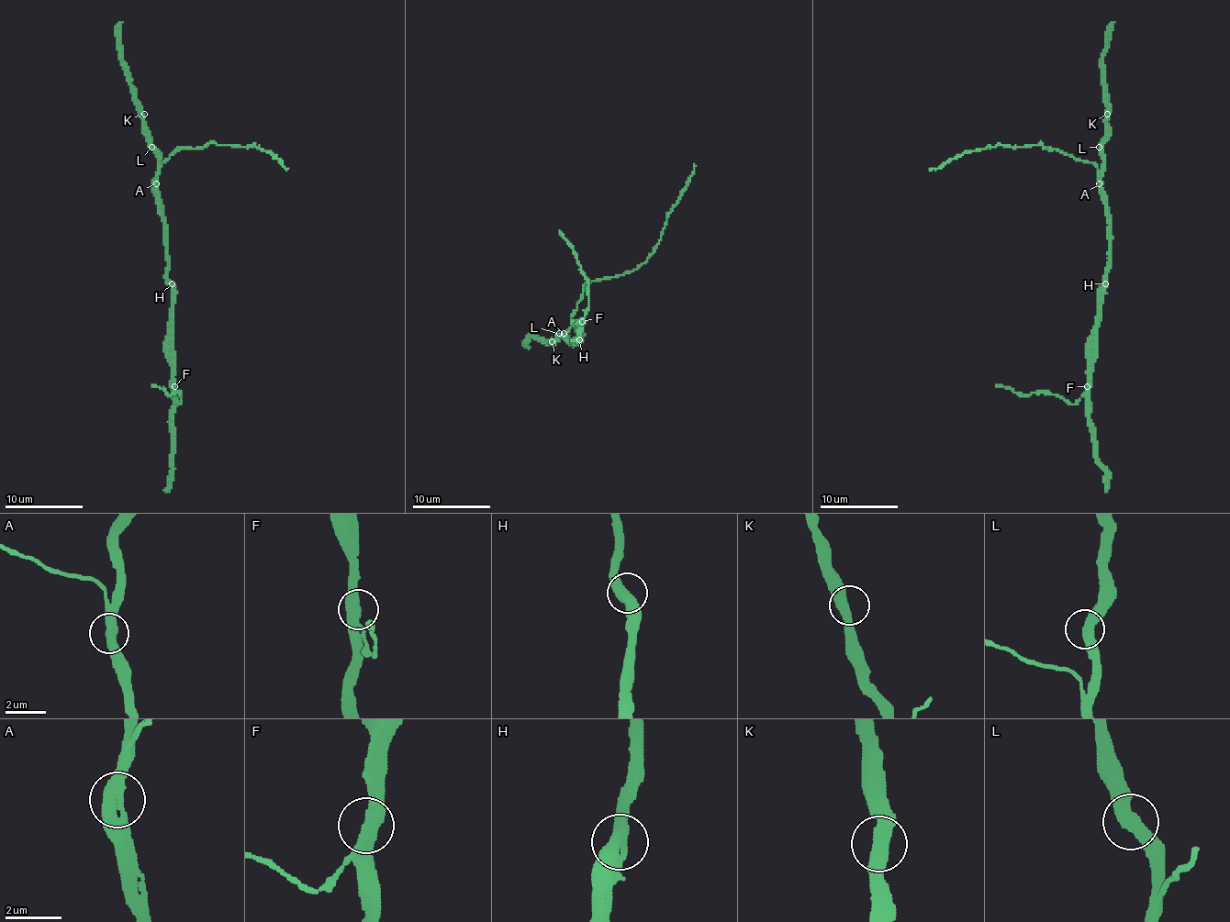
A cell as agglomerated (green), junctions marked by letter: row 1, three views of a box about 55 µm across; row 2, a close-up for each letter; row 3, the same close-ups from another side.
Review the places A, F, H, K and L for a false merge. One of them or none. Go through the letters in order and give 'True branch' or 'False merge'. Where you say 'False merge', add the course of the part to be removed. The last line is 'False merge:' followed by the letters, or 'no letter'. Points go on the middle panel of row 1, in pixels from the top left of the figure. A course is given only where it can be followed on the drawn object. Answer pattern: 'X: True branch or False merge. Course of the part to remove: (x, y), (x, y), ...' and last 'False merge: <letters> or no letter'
A: True branch
F: True branch
H: True branch
K: True branch
L: True branch
False merge: no letter

